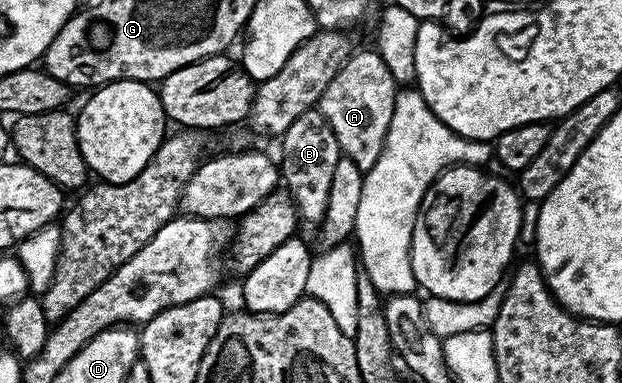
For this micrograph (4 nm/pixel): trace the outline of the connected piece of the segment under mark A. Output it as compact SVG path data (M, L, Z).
M377 50L355 51L344 62L336 78L328 82L328 90L324 90L317 102L316 108L322 112L336 134L341 155L360 166L364 174L376 166L376 158L380 158L380 150L384 150L384 138L392 122L398 91L399 85L394 83L392 74L388 74L388 66L384 66L384 58L380 58Z

